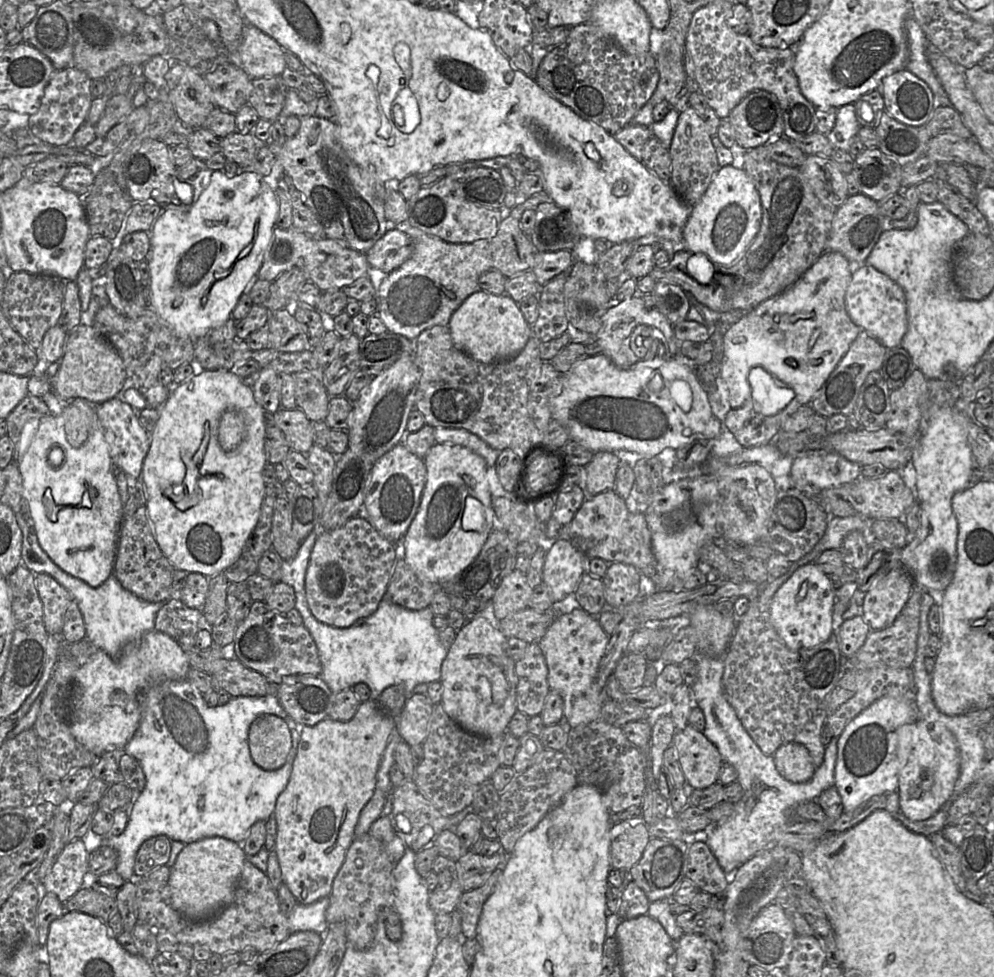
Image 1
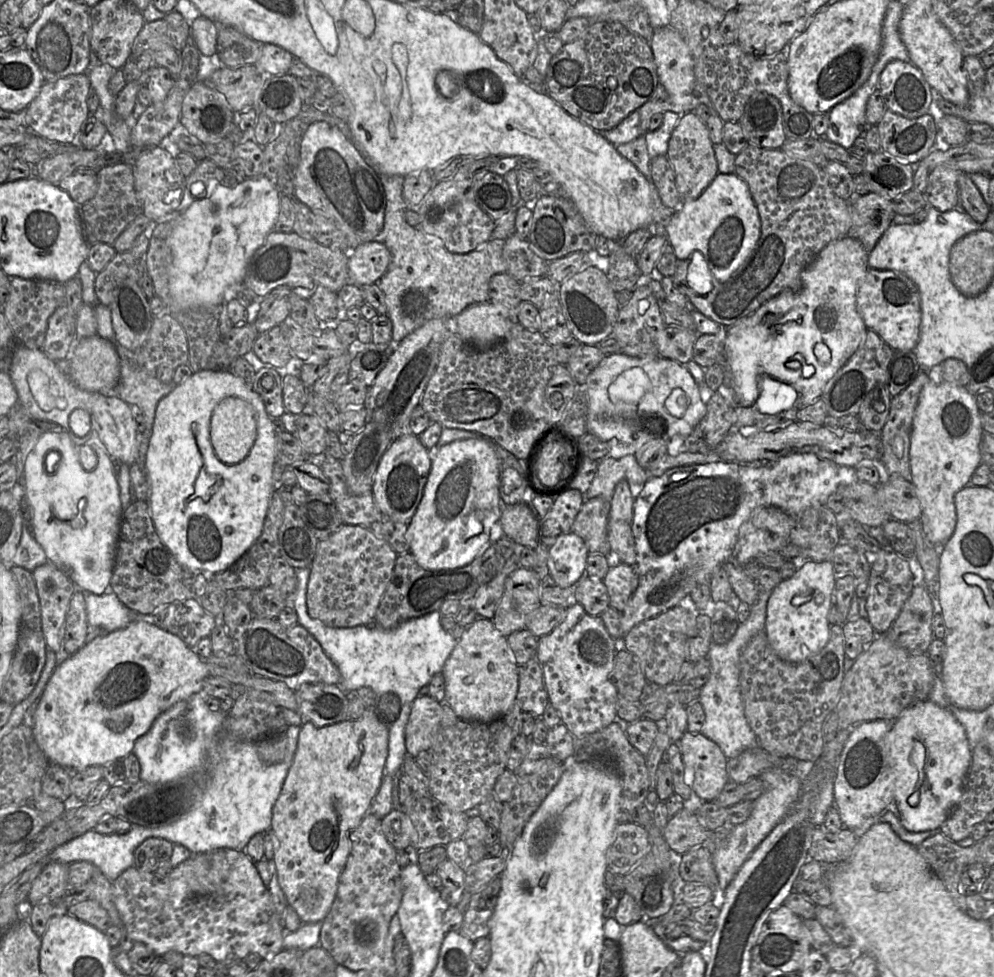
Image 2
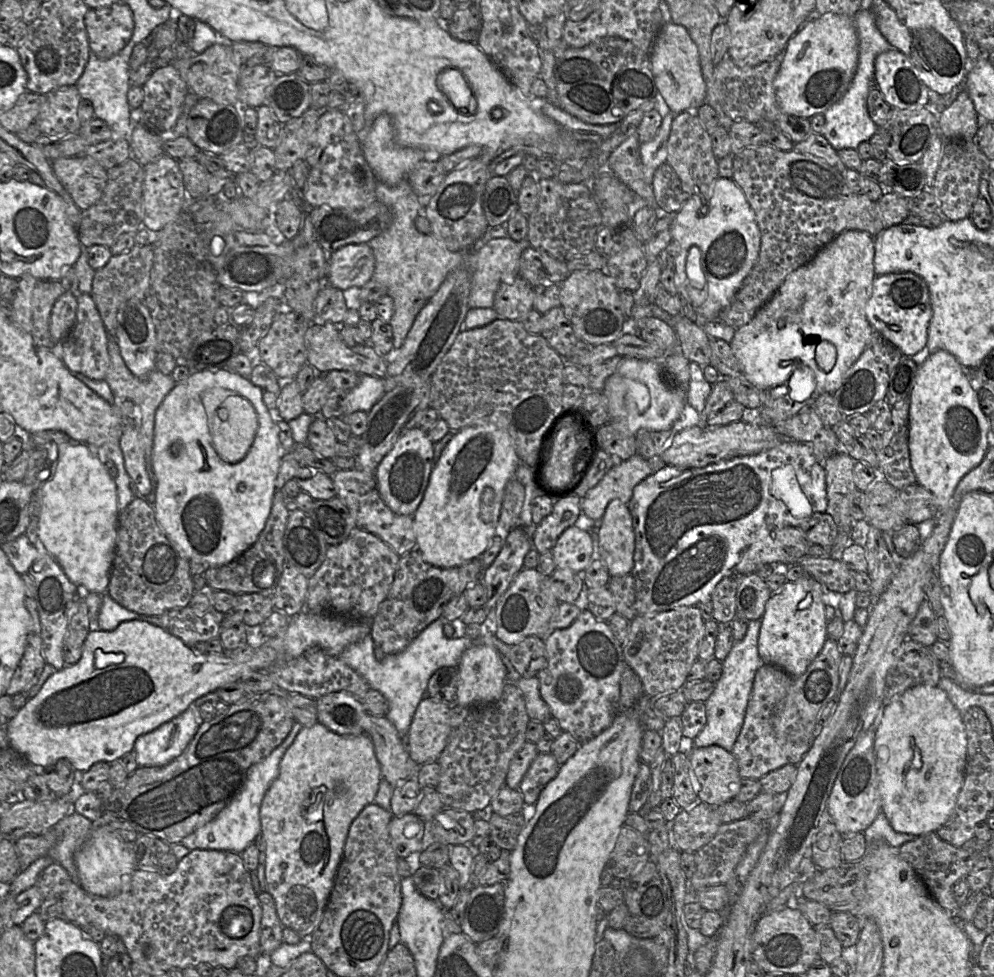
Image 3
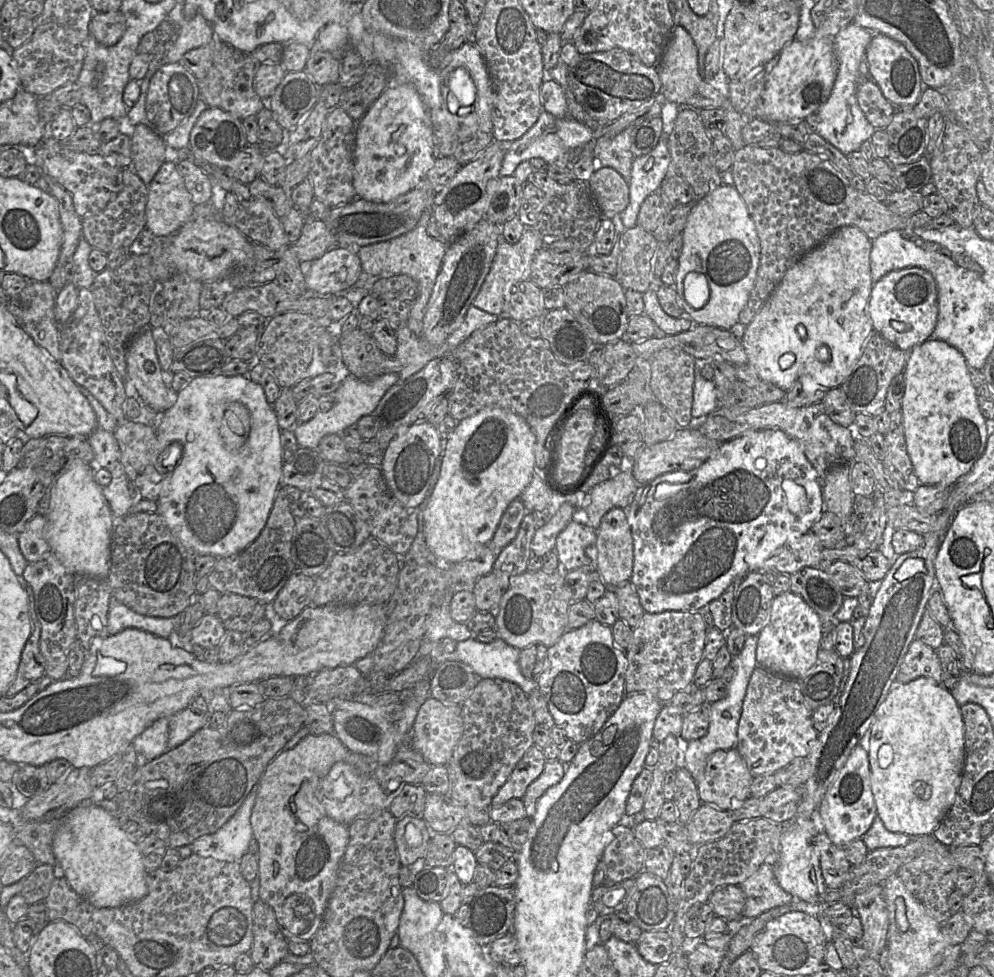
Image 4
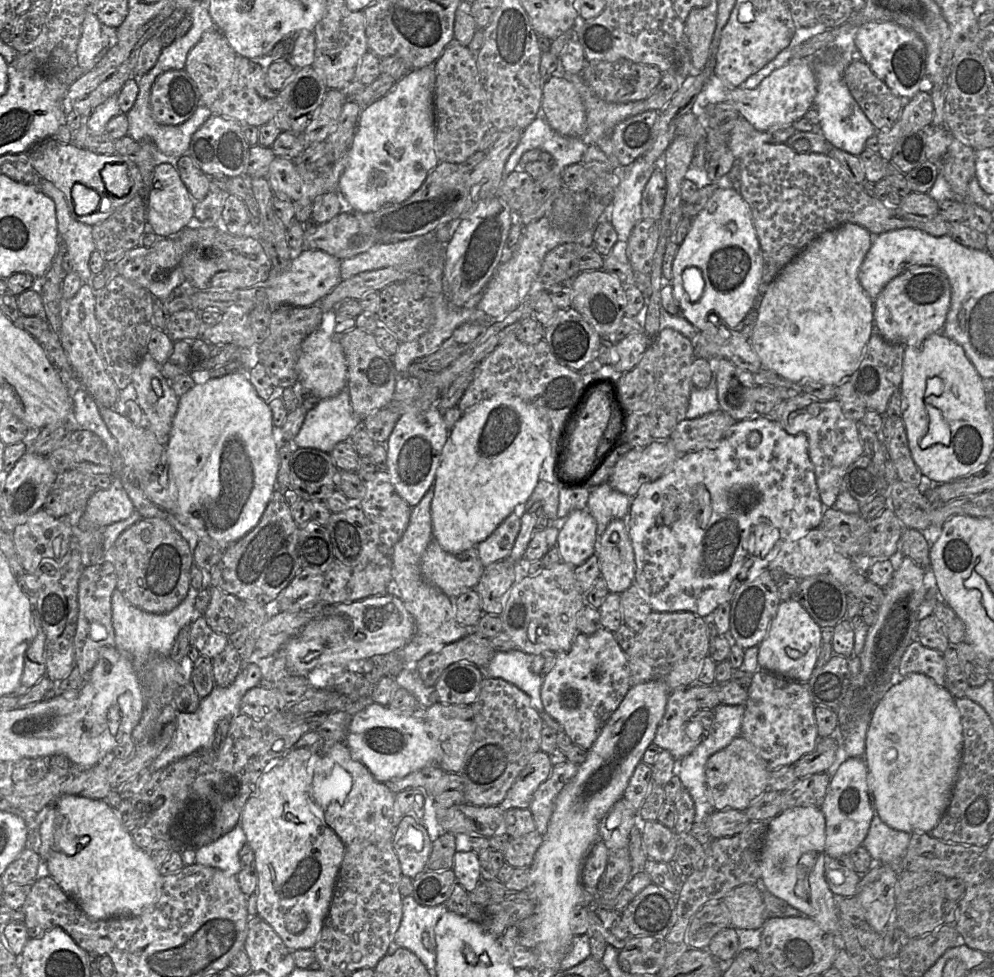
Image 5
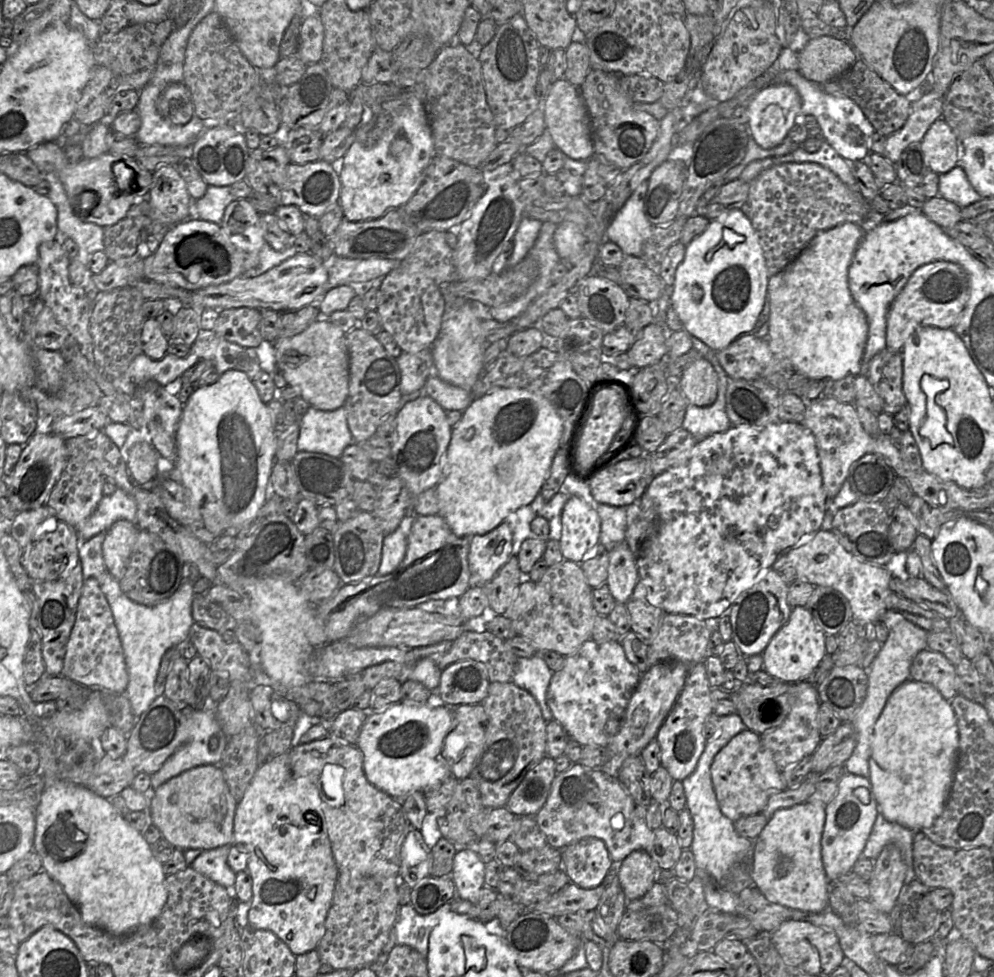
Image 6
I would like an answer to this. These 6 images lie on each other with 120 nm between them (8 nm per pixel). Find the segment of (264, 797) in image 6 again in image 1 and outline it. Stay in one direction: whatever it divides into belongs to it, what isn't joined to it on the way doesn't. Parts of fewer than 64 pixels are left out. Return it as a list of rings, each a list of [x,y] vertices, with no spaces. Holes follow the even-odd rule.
[[[371,699],[360,702],[349,721],[325,718],[313,726],[301,727],[288,783],[275,803],[277,832],[273,848],[277,854],[282,882],[298,903],[308,905],[330,895],[333,881],[354,839],[354,828],[360,811],[376,788],[377,770],[393,728],[394,718],[380,710],[377,702]]]

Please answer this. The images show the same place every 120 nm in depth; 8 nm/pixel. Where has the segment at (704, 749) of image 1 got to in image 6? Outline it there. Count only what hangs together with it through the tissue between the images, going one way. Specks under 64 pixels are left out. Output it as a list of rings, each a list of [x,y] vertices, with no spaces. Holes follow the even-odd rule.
[[[749,729],[735,735],[715,755],[710,773],[720,811],[732,822],[761,813],[773,794],[786,789],[771,752],[763,746],[760,735]]]

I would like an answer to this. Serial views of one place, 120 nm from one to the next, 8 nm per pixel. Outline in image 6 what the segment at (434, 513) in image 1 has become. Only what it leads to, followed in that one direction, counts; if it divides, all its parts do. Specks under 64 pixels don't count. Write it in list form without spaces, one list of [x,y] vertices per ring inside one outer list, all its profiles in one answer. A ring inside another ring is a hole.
[[[498,388],[475,398],[452,428],[450,443],[442,457],[442,475],[435,487],[438,515],[459,538],[489,533],[510,513],[535,499],[549,477],[562,433],[562,419],[550,401],[540,394],[523,388]]]

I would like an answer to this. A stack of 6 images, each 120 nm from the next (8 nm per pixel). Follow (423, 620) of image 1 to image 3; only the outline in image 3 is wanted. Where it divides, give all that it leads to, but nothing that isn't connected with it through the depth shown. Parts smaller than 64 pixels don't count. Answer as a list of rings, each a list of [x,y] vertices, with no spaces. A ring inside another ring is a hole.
[[[439,618],[427,626],[402,652],[385,655],[378,661],[374,655],[374,641],[370,635],[362,640],[347,646],[339,655],[339,658],[354,671],[361,675],[371,689],[379,691],[388,702],[388,712],[385,717],[406,721],[410,726],[413,713],[417,704],[426,692],[431,675],[442,667],[457,667],[462,654],[474,645],[487,645],[495,648],[500,654],[506,668],[506,678],[510,683],[516,683],[521,675],[515,670],[509,660],[509,651],[512,645],[507,645],[499,640],[496,635],[486,630],[476,639],[467,636],[449,639],[443,632],[444,619]]]

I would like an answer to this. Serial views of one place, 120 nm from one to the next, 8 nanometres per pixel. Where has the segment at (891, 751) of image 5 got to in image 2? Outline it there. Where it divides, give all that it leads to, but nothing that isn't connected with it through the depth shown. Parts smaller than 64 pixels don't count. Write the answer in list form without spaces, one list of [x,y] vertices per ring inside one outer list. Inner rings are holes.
[[[925,700],[903,710],[896,720],[890,723],[885,740],[893,785],[893,808],[901,825],[910,832],[940,829],[962,796],[971,764],[971,750],[964,727],[949,710]]]

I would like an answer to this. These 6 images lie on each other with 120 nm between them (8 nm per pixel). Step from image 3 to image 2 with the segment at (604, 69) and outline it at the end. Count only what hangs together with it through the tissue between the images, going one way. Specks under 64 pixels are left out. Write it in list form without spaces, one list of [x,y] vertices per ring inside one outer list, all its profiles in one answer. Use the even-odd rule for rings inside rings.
[[[593,22],[584,35],[572,42],[566,43],[560,51],[553,55],[546,74],[546,94],[548,94],[558,105],[560,105],[570,116],[596,131],[606,131],[616,127],[630,113],[645,104],[658,85],[658,75],[650,42],[638,34],[630,31],[619,22]]]

